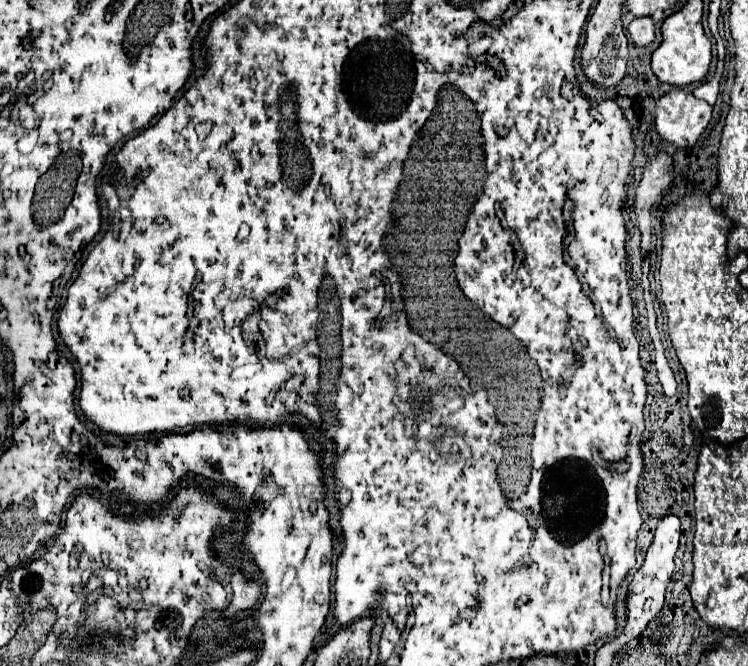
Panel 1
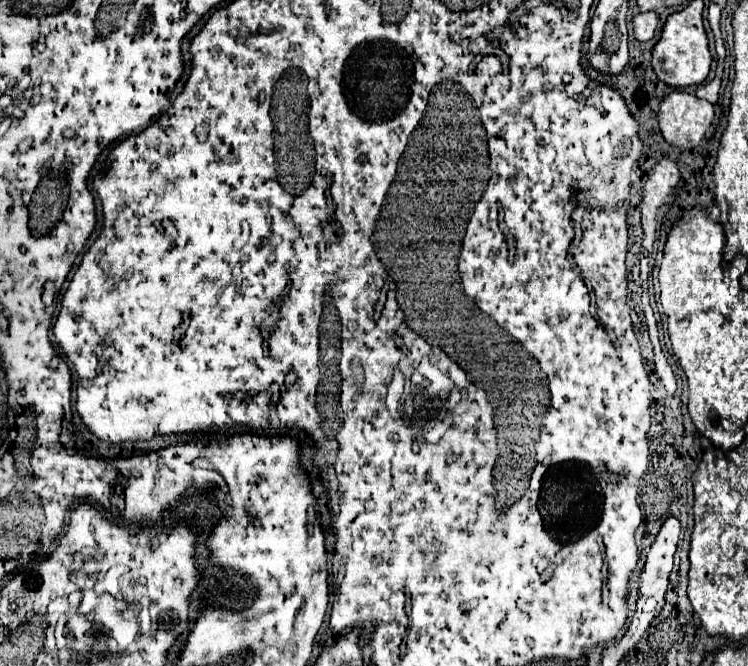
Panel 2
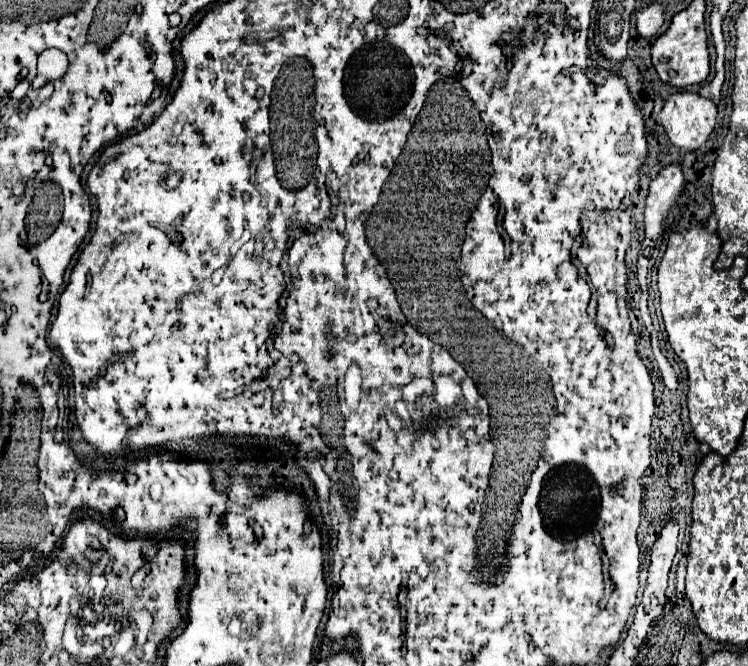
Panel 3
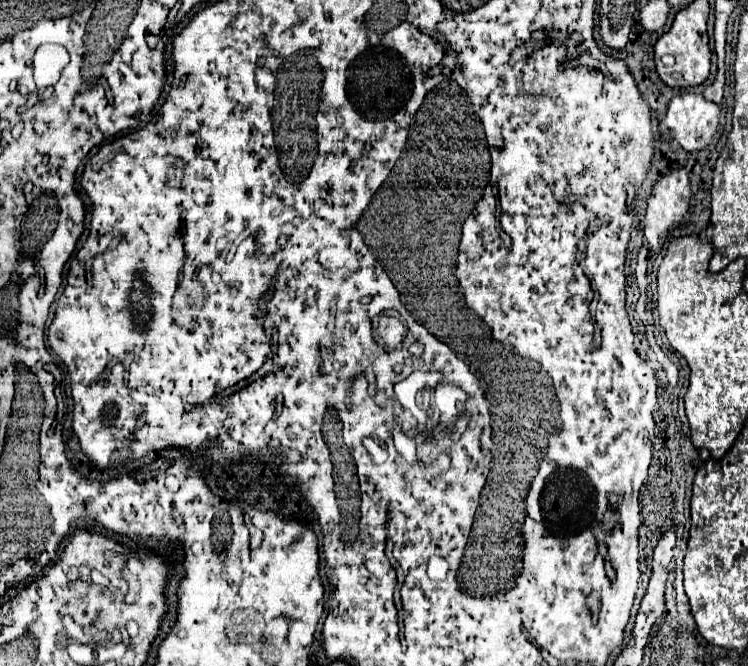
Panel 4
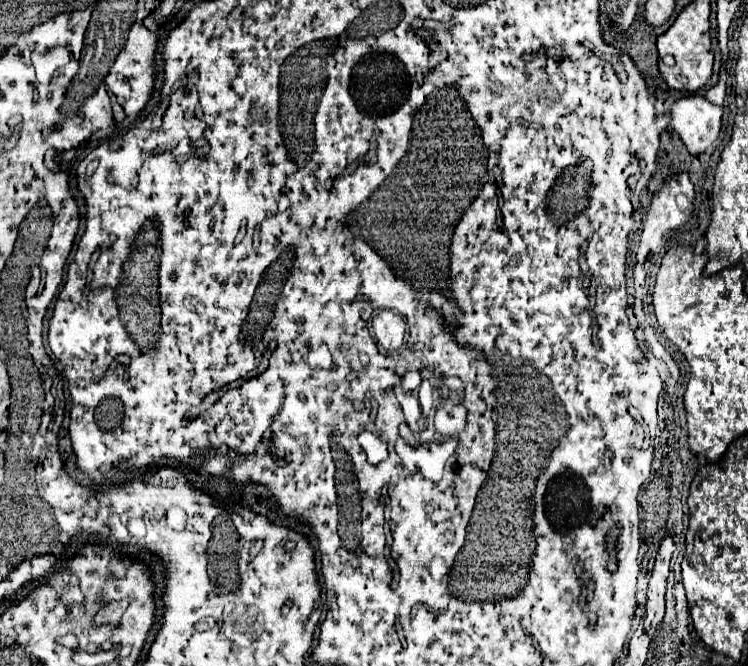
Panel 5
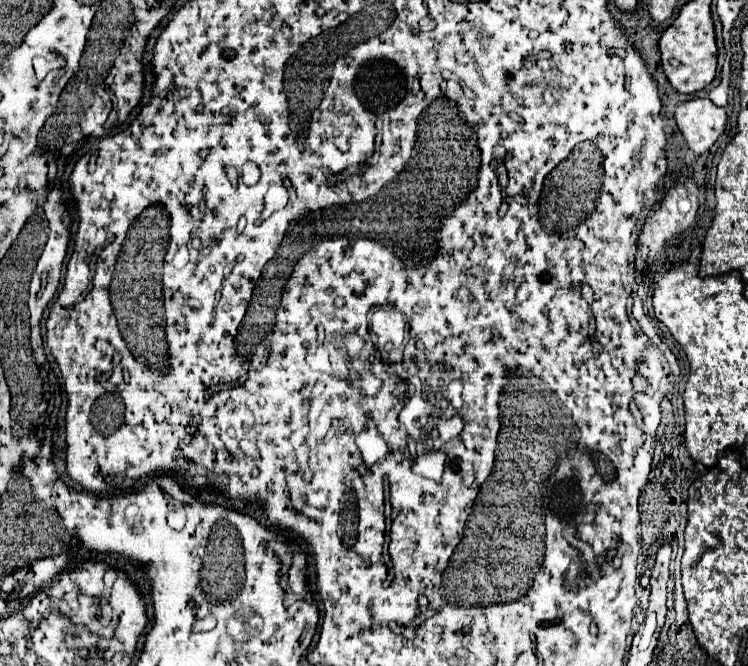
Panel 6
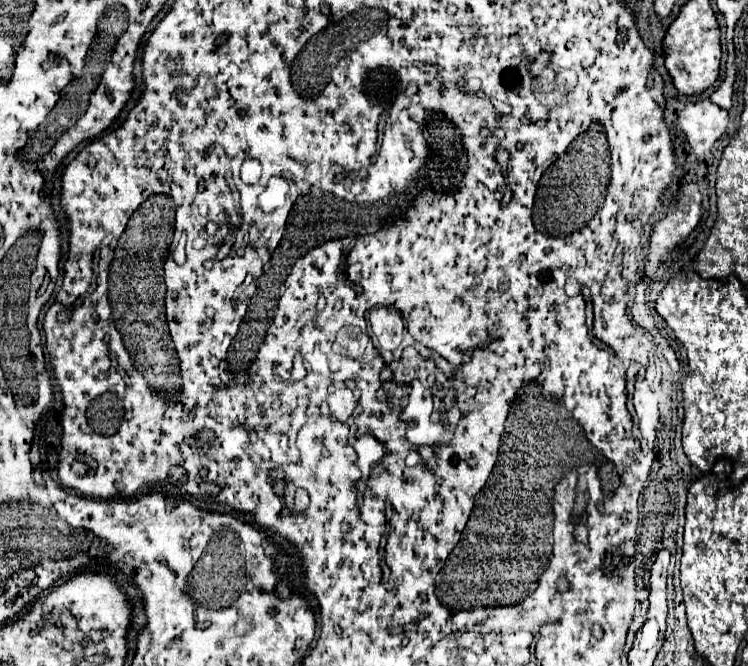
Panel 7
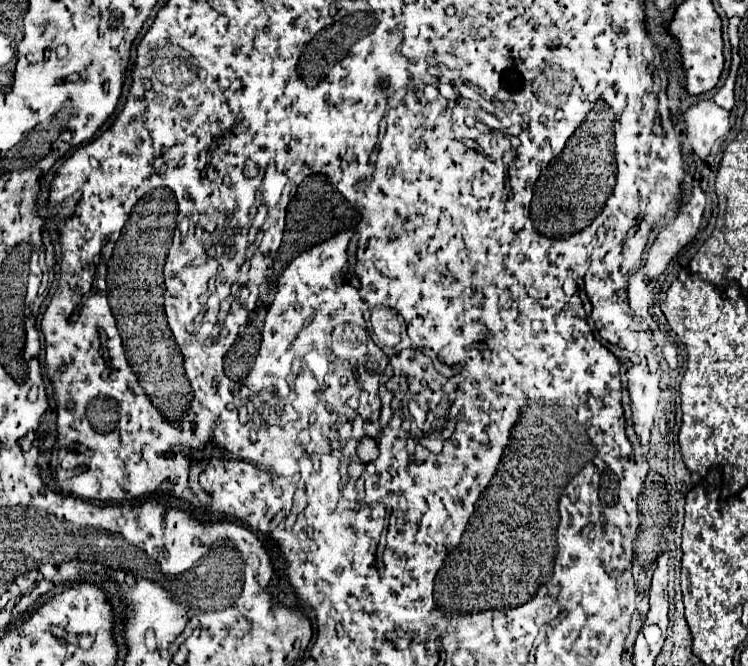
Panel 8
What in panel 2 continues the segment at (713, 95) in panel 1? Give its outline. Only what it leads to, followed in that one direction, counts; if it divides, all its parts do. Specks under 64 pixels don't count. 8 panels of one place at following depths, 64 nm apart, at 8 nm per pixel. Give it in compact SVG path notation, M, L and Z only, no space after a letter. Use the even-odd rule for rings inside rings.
M718 70L716 72L716 78L712 82L708 82L708 84L704 84L704 86L700 86L696 90L696 96L698 98L704 98L704 100L708 100L712 104L716 104L718 102L718 92L720 92L720 82L722 82L722 72Z

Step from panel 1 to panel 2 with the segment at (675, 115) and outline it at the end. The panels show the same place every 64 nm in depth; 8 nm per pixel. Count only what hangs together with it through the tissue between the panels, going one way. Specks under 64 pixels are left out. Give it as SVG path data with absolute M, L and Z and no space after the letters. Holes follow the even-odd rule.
M670 92L658 112L660 130L668 144L696 148L714 120L714 106L688 92Z

